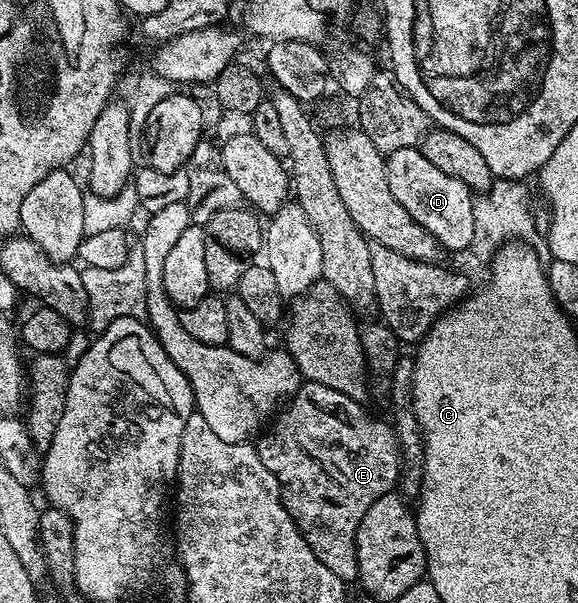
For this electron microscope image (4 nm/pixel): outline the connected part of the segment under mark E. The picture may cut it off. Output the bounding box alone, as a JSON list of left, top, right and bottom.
[256,381,402,584]

